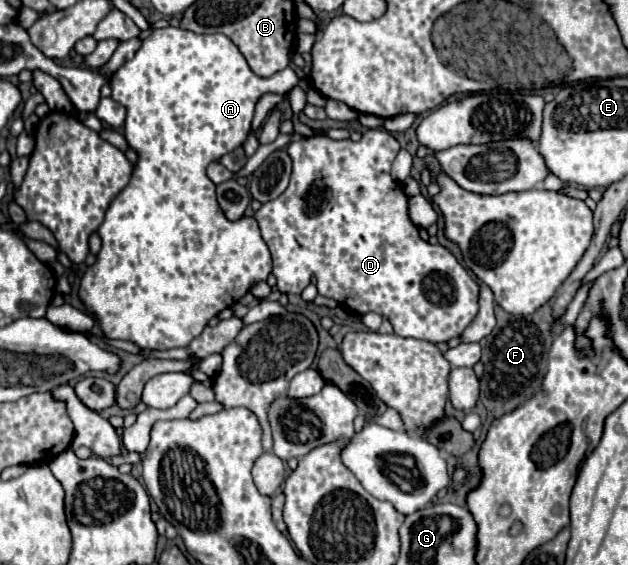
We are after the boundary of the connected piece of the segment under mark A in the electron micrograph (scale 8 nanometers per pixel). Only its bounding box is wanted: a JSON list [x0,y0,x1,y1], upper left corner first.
[78,27,298,349]

